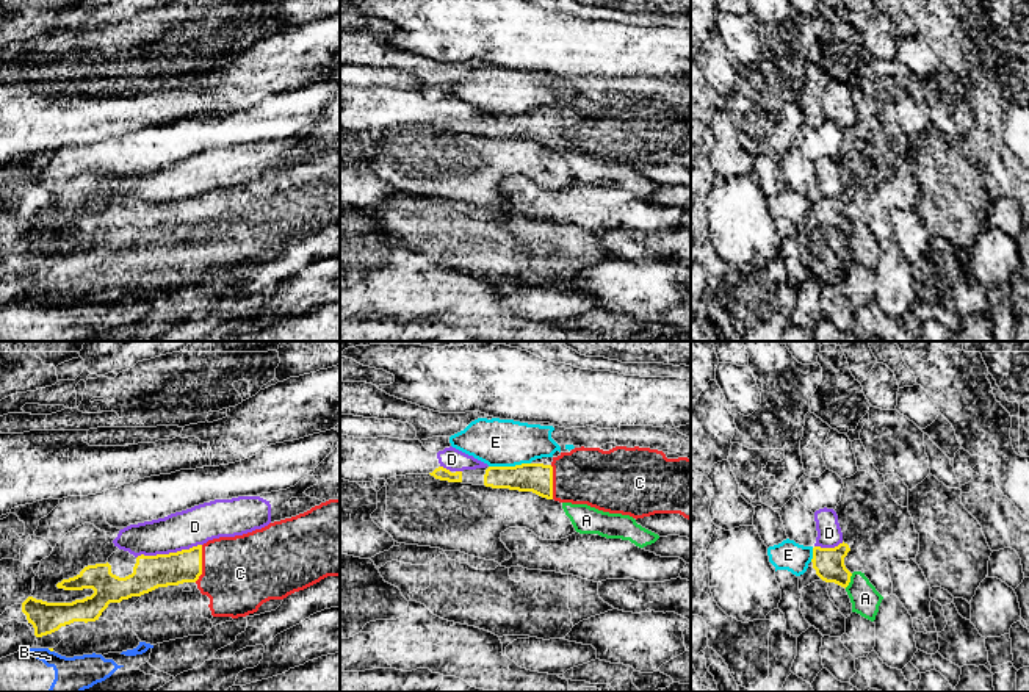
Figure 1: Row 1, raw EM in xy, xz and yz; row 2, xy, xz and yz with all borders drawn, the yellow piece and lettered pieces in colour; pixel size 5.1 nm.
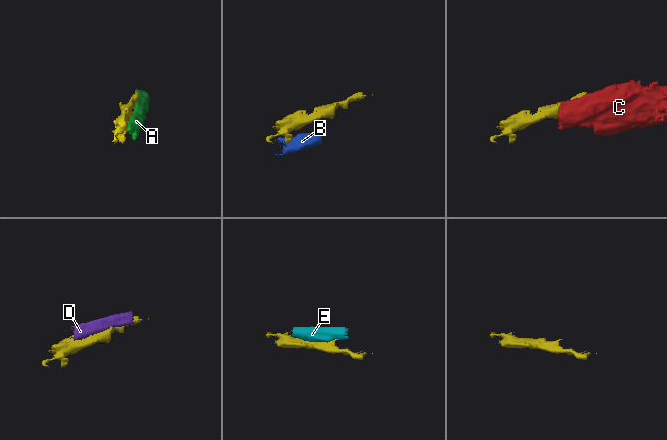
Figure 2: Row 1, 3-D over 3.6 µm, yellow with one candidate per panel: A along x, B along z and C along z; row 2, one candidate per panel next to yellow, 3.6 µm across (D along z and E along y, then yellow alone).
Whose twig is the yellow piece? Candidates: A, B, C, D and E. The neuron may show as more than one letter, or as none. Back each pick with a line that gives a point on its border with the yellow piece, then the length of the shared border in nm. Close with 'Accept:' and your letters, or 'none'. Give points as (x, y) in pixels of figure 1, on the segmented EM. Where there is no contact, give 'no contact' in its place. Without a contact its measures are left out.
C: contact xy (201, 564); length 200 nm
Accept: C

